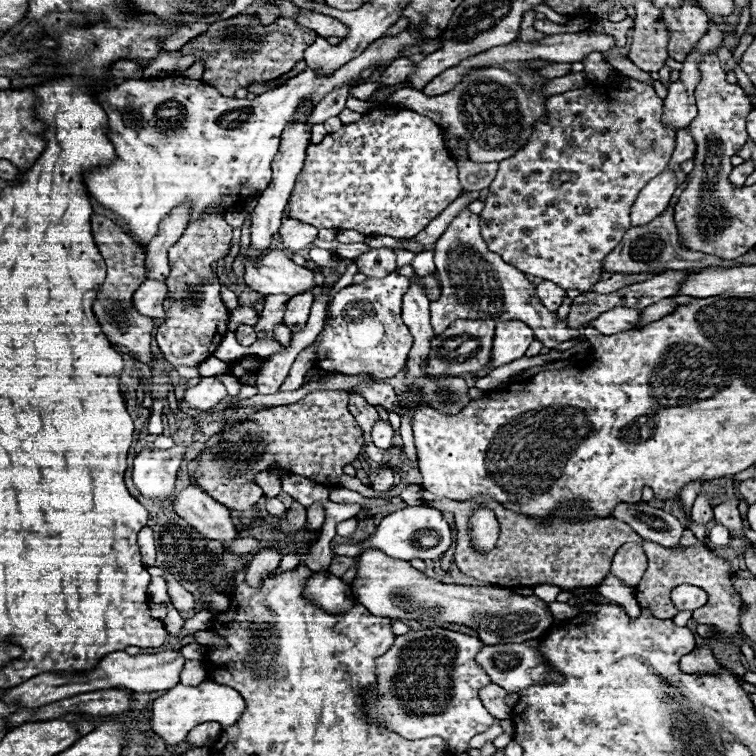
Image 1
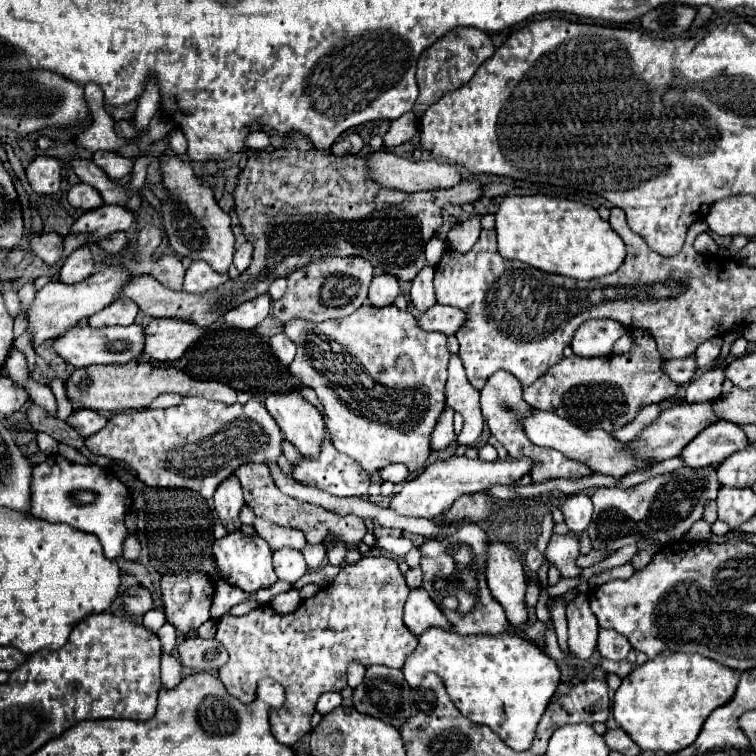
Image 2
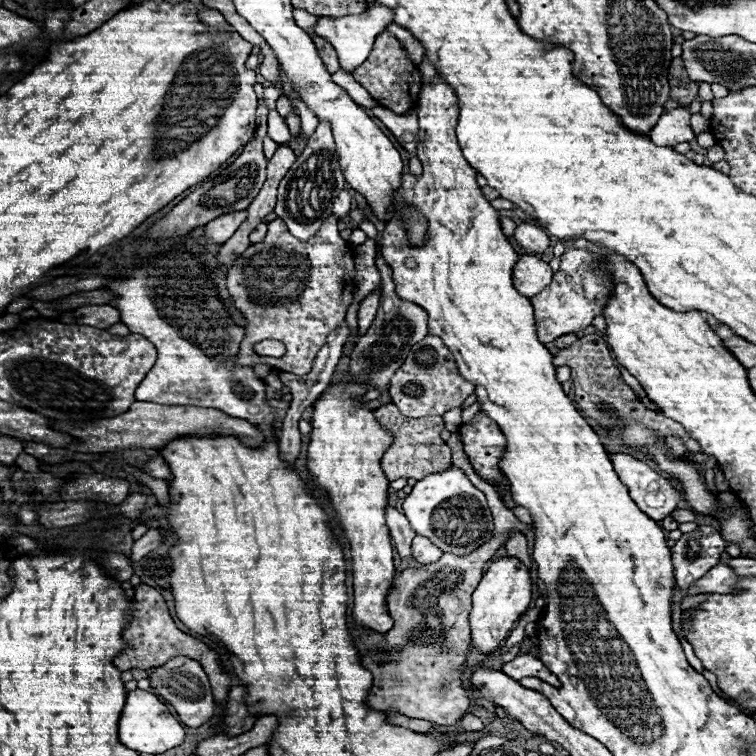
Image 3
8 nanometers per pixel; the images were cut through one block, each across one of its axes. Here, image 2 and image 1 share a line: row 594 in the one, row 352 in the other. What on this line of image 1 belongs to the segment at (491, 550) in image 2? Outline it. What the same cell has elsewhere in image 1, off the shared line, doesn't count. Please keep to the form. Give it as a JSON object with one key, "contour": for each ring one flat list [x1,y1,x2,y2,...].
{"contour":[[498,322,490,364,498,368,502,364,510,364,522,358,532,342,534,342,532,328,524,326,524,322]]}

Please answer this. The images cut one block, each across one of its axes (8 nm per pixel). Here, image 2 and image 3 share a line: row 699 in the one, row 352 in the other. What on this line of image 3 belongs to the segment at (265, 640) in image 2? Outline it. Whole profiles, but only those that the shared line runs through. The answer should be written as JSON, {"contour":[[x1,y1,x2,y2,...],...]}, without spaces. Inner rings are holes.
{"contour":[[334,216,324,220,324,226,308,240,300,242,288,234,288,228,280,218,274,222,268,222,268,234,262,242,252,244,232,266,228,272,228,292,232,298,232,304,236,310,242,312,246,320,246,334,240,342,240,350,234,356,234,362,238,366,256,366,256,364,268,364,272,368,278,368,282,372,292,372,296,376,304,376,312,370,312,362,320,348,326,344,326,338,330,332,338,330,344,322,344,314,348,306,354,302,354,260,352,260,352,248,346,240,340,238,338,232,338,220],[260,340,280,340,286,346,286,354,282,358,262,358,254,352,254,344]]}

